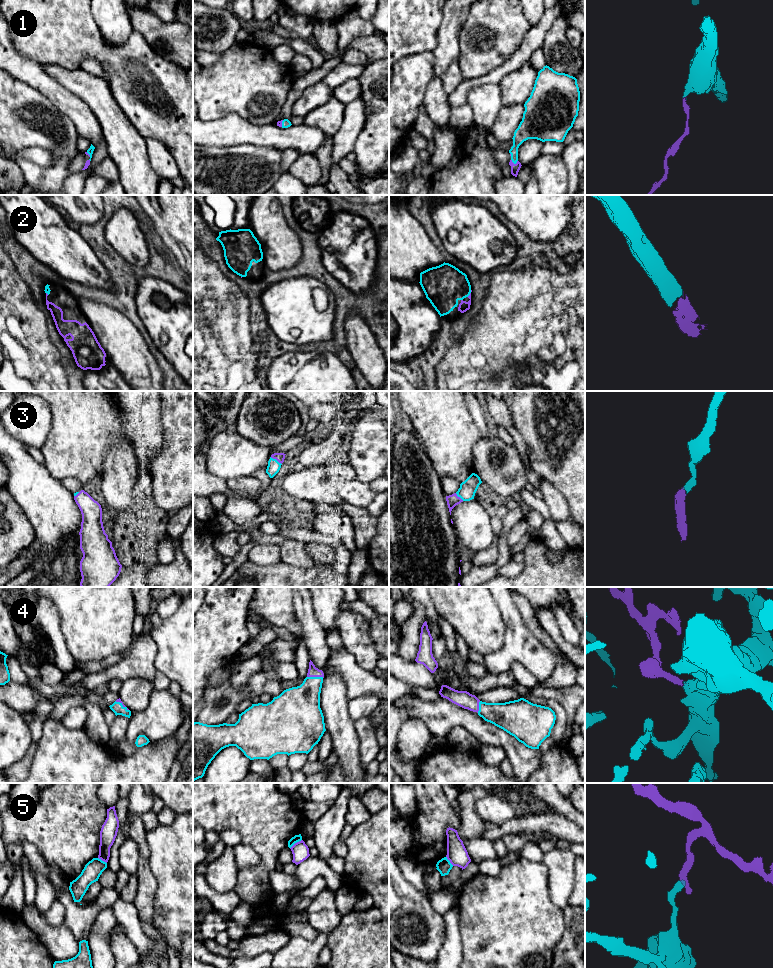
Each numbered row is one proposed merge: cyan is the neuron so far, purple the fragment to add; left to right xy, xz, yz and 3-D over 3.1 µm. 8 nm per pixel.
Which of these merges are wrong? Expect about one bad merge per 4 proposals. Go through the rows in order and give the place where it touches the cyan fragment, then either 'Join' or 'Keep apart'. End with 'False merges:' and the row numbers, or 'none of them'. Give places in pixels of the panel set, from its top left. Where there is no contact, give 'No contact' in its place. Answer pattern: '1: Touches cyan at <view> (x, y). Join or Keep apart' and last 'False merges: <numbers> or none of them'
1: Touches cyan at yz (514, 163). Join
2: Touches cyan at yz (470, 292). Join
3: Touches cyan at xz (276, 460). Join
4: Touches cyan at xz (315, 677). Join
5: Touches cyan at xz (295, 842). Keep apart
False merges: 5

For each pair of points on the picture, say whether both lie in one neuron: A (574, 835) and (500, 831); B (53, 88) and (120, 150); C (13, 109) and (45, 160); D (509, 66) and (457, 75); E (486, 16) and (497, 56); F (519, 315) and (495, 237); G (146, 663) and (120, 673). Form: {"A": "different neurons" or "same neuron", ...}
{"A": "same neuron", "B": "different neurons", "C": "different neurons", "D": "different neurons", "E": "same neuron", "F": "different neurons", "G": "same neuron"}

